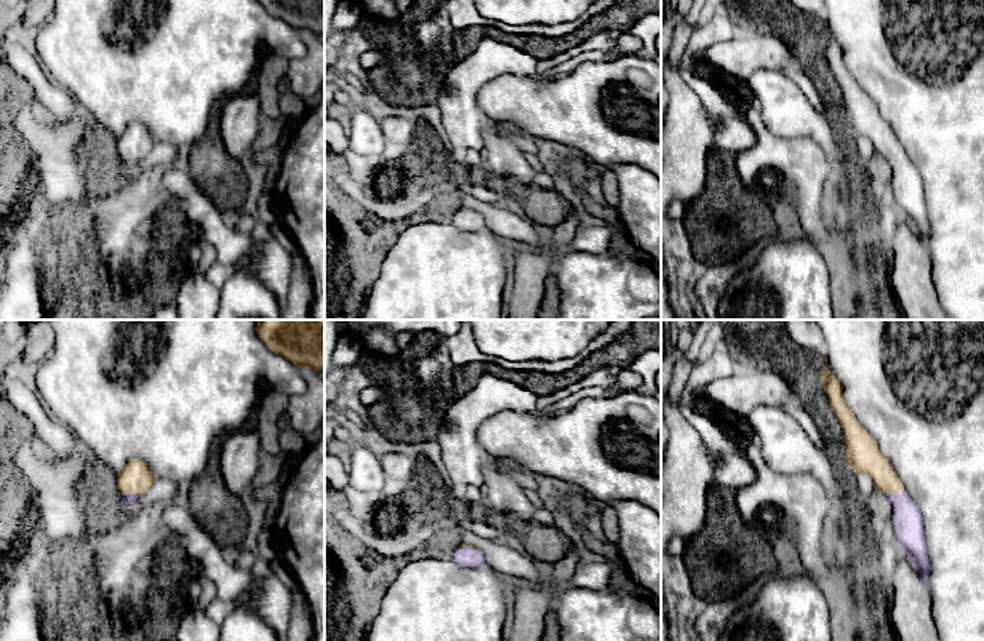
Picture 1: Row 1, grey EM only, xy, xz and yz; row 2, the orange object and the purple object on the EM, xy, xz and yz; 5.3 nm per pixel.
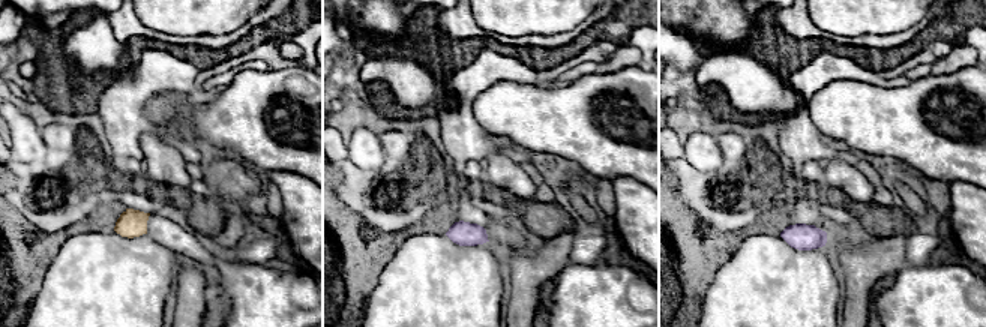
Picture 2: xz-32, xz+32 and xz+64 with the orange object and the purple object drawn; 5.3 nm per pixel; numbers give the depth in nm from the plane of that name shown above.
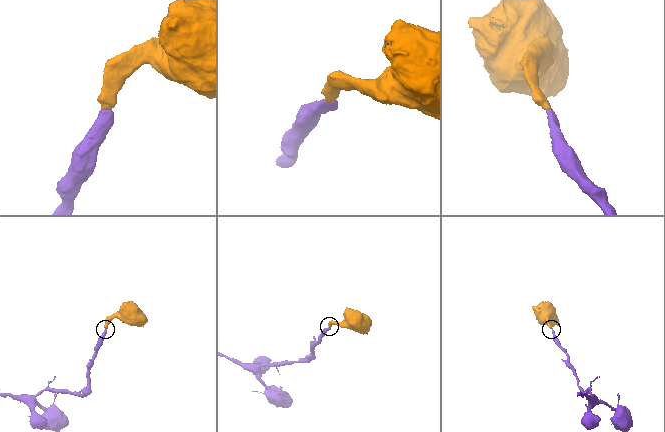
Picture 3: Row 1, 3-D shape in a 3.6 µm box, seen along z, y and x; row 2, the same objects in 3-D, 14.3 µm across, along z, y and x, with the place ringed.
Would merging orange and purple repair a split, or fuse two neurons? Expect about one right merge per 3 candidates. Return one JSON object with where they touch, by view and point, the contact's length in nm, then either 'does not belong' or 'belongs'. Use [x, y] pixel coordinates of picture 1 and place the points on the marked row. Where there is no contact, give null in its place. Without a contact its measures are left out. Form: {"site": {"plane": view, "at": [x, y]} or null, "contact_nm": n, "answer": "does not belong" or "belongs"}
{"site": {"plane": "xy", "at": [129, 493]}, "contact_nm": 120, "answer": "belongs"}

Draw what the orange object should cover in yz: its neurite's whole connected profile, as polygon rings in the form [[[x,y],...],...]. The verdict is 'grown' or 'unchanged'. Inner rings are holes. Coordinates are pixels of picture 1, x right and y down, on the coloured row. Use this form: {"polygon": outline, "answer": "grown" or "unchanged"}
{"polygon": [[[822,360],[822,387],[828,402],[843,428],[846,459],[855,474],[867,474],[873,479],[874,488],[882,491],[892,507],[892,525],[895,537],[904,546],[904,554],[915,563],[922,579],[930,582],[930,558],[924,531],[924,519],[904,489],[889,459],[880,452],[876,440],[856,420],[850,411],[843,386],[837,377],[828,371]]], "answer": "grown"}

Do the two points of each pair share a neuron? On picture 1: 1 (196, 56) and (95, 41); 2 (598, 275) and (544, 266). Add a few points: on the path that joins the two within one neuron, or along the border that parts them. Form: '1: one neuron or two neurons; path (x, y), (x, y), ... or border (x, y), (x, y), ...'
1: one neuron; path (170, 56), (129, 57), (120, 53)
2: two neurons; border (568, 248), (559, 255), (552, 272)

